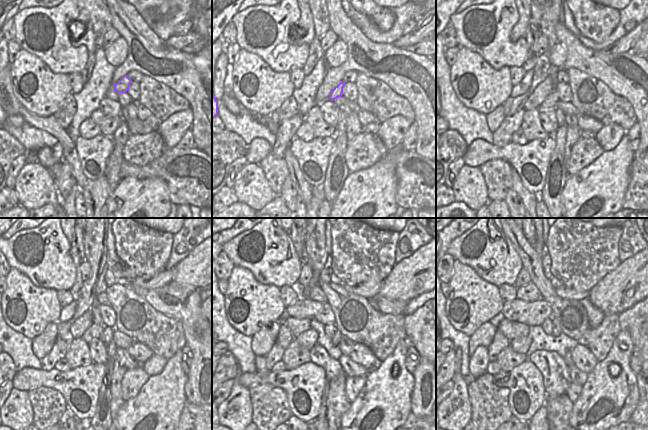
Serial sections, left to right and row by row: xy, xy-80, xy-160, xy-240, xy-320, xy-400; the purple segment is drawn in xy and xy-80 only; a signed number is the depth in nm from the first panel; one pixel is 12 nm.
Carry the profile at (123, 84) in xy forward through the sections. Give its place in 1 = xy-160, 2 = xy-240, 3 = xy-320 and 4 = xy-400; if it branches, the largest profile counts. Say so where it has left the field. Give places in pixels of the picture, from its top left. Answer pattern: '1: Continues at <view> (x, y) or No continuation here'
1: Continues at xy-160 (550, 101)
2: Continues at xy-240 (94, 331)
3: Continues at xy-320 (308, 339)
4: Continues at xy-400 (521, 345)

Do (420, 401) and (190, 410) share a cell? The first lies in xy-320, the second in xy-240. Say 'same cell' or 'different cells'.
different cells

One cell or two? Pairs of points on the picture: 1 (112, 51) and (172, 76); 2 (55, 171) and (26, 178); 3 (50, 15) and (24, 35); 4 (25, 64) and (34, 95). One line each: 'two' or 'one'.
1: two
2: two
3: one
4: one

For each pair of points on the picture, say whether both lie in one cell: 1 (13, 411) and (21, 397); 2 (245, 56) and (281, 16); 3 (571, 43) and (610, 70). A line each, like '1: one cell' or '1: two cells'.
1: one cell
2: two cells
3: one cell

